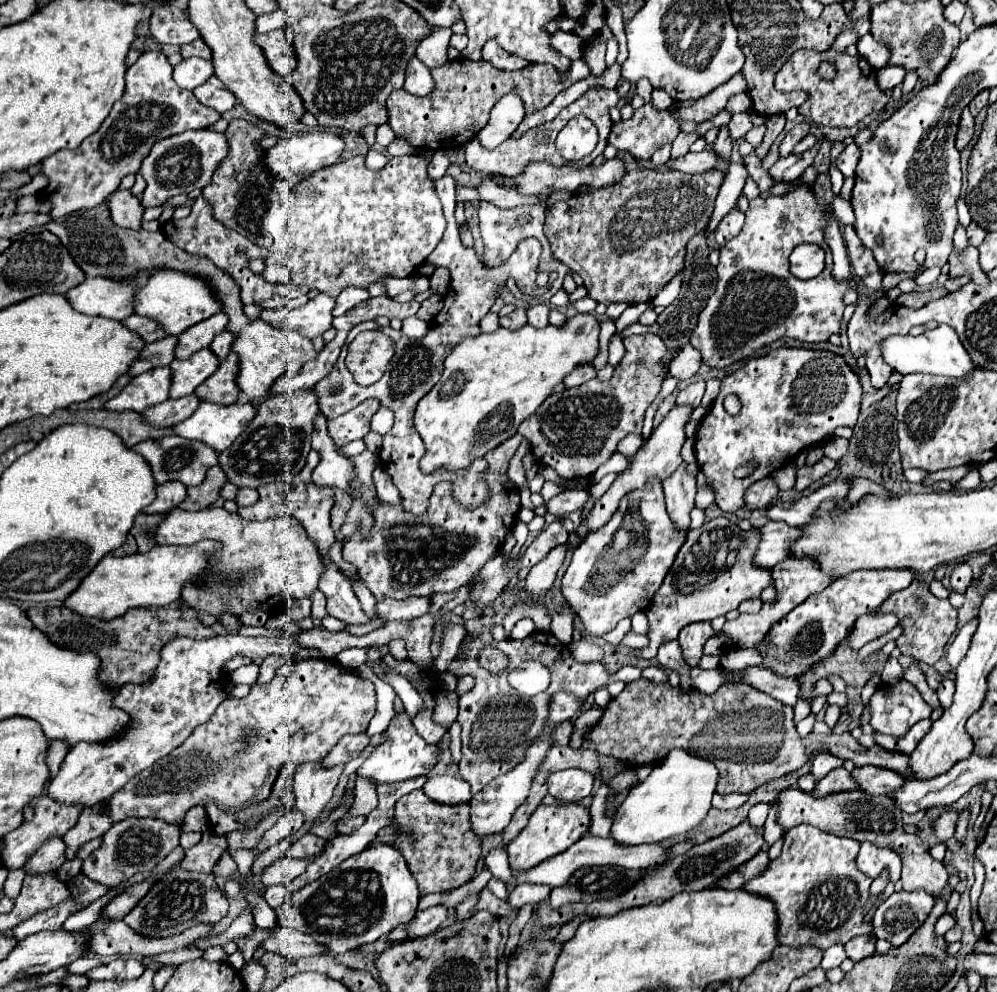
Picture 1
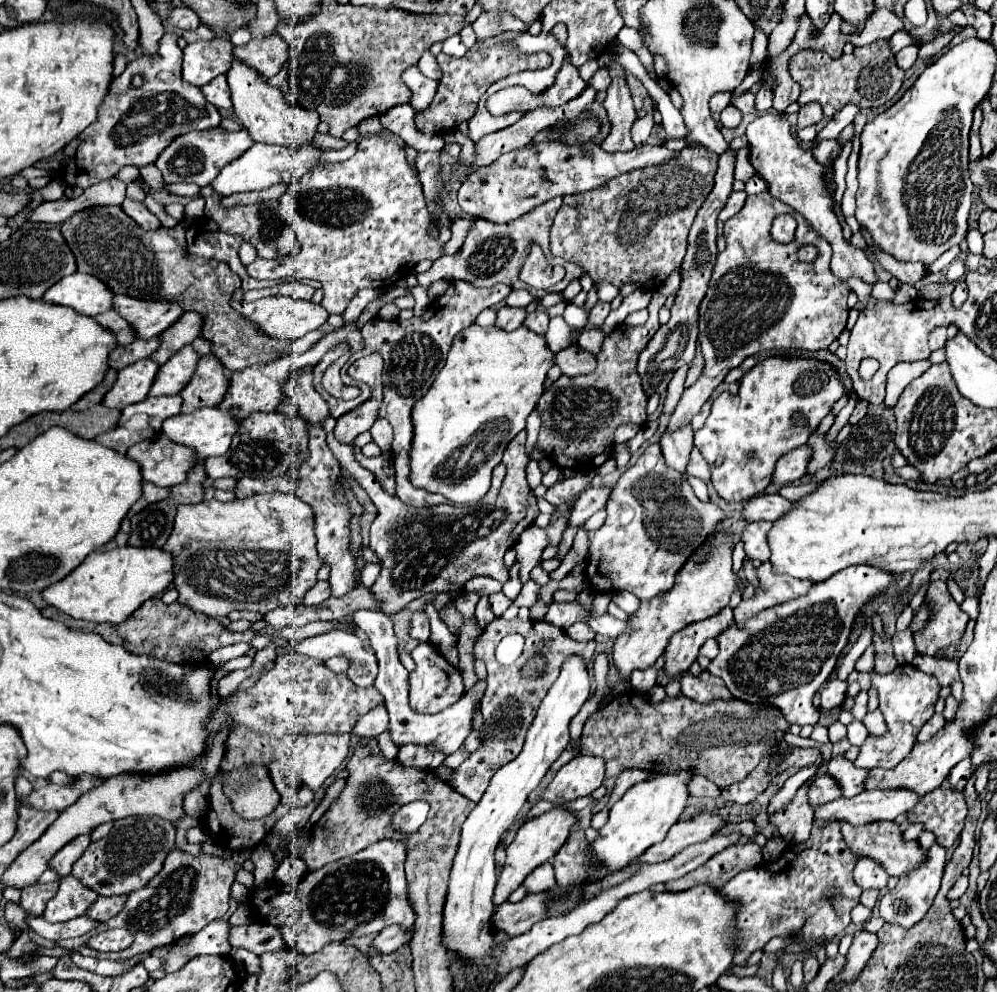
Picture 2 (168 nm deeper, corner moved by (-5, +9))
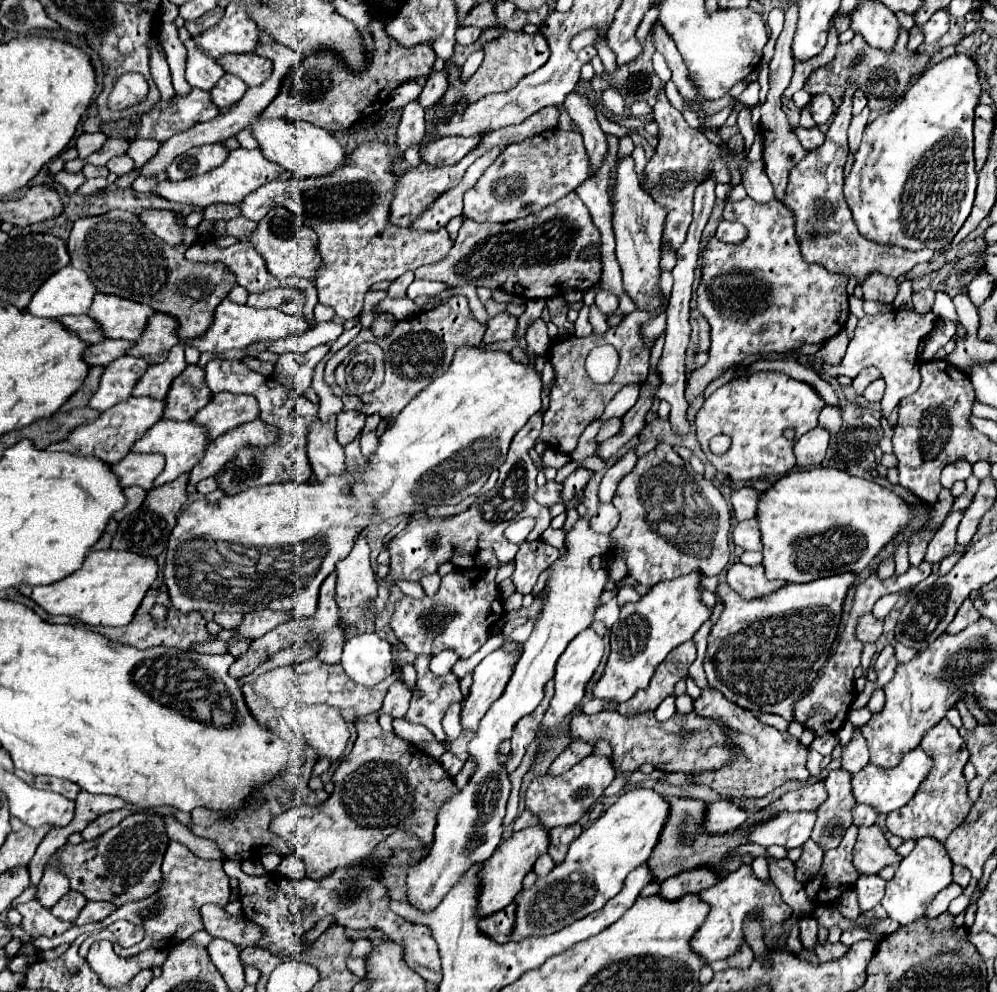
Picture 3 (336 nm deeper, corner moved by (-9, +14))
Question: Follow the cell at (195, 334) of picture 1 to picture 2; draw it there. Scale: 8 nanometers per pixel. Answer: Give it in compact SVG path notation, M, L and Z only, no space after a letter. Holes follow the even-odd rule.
M183 313L175 325L171 325L163 335L161 335L161 347L151 355L153 361L163 365L171 355L175 355L181 347L193 343L199 337L199 329L203 329L203 317L199 313Z

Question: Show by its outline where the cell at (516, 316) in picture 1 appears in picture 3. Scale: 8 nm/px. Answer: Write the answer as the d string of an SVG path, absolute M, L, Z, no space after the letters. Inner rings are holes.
M501 312L487 324L487 332L483 336L483 342L497 342L497 340L511 340L513 332L517 328L517 318Z

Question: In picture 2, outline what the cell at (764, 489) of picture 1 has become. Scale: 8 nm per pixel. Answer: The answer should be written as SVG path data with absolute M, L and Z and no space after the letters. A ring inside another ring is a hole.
M801 445L797 449L793 449L791 453L787 453L785 457L781 457L771 475L771 483L775 487L783 487L783 485L789 485L789 483L801 479L805 475L809 457L811 457L811 449L807 445Z

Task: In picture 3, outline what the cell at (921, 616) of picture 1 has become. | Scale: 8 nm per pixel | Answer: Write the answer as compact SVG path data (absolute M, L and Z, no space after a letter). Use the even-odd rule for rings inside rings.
M967 598L967 600L961 604L961 608L959 608L957 616L953 618L953 622L949 624L947 632L949 632L949 634L957 634L957 632L961 632L963 628L967 628L969 624L977 622L979 618L981 618L981 616L979 616L979 612L975 610L975 606L973 606L973 600L971 600L971 598Z

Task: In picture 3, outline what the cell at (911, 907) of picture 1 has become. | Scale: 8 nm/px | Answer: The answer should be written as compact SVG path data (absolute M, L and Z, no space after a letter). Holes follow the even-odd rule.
M935 838L917 840L913 852L899 862L895 876L885 886L885 896L881 900L881 906L885 908L887 916L897 920L899 924L911 924L913 920L921 918L931 900L953 882L951 868L953 862L947 856L947 850L941 842L937 842Z

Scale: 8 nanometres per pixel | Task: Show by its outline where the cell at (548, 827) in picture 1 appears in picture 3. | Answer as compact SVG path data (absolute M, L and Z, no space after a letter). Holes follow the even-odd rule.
M531 826L531 828L525 828L521 832L515 832L507 842L503 842L493 852L493 856L477 872L479 886L481 886L479 888L479 918L495 914L495 912L503 910L505 906L509 906L515 900L515 896L523 888L525 874L533 870L533 864L535 864L537 856L545 854L547 846L549 846L547 830L543 826Z

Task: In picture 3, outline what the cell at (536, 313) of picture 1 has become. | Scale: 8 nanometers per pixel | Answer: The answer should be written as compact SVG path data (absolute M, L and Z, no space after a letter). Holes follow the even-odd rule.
M539 318L535 324L529 326L527 330L527 356L539 356L539 354L547 354L549 350L549 336L547 336L547 326L545 322Z

